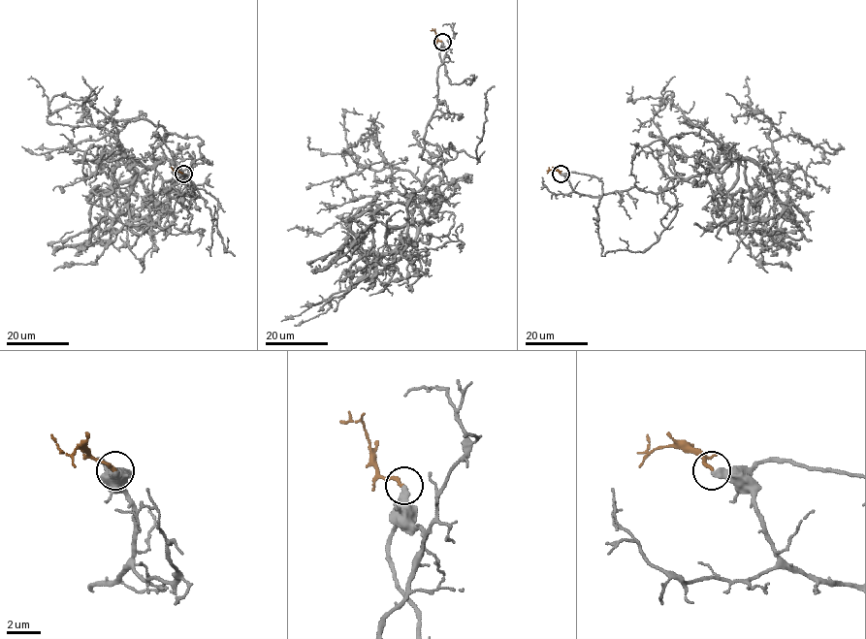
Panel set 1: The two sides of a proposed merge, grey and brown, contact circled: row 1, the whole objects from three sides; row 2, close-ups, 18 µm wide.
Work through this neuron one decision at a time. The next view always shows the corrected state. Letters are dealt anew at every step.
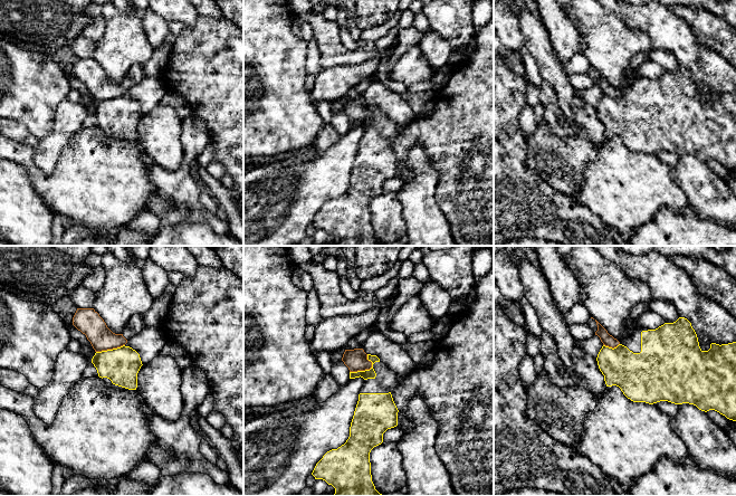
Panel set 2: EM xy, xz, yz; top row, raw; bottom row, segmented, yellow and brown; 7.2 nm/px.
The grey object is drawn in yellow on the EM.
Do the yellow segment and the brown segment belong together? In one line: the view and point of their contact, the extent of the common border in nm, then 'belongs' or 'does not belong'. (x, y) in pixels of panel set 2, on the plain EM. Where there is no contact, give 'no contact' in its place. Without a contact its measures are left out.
xz (366, 120) | 190 nm | does not belong

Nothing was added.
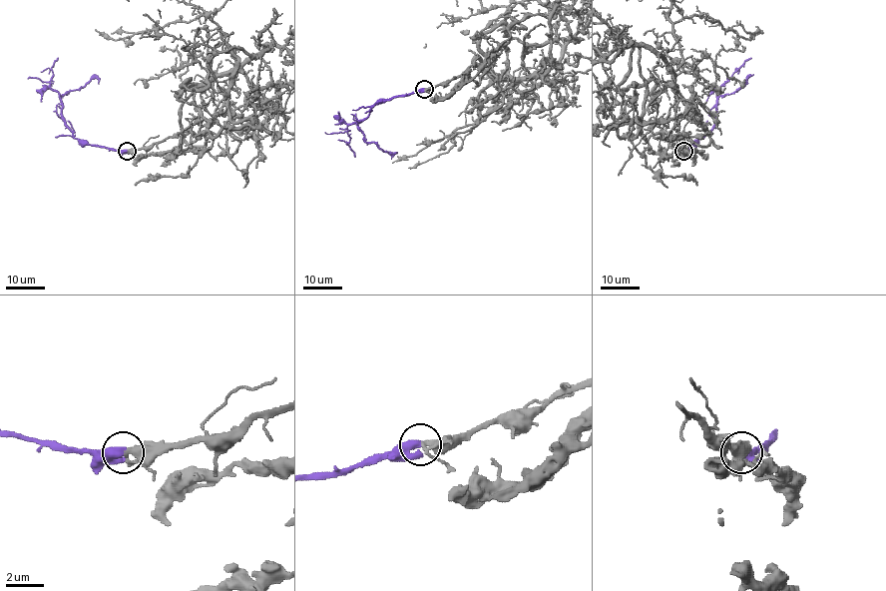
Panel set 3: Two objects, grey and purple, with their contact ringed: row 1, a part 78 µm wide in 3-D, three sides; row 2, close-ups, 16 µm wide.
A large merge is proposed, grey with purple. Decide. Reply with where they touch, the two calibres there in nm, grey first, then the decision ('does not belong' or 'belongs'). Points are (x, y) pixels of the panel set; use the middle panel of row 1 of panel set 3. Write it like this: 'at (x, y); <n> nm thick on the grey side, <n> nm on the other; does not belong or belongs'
at (424, 89); 320 nm thick on the grey side, 500 nm on the other; belongs

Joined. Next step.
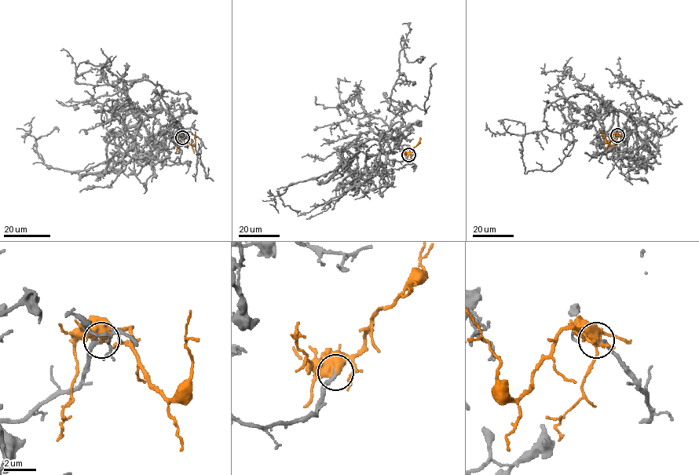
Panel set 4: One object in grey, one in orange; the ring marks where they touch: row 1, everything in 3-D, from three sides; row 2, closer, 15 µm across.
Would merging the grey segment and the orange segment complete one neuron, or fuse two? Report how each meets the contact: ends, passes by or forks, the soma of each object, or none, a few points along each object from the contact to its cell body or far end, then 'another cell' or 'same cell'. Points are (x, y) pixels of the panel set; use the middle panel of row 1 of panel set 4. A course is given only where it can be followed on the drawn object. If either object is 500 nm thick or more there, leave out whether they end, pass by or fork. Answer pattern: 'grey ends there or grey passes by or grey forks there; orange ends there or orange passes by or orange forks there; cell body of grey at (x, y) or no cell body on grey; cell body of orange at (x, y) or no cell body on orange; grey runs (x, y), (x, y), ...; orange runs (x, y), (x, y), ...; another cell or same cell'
no cell body on grey; no cell body on orange; grey runs (408, 155), (384, 165), (401, 140), (403, 118), (389, 108), (401, 39), (408, 62), (420, 58), (420, 63); orange runs (408, 155), (420, 142), (419, 137); same cell

